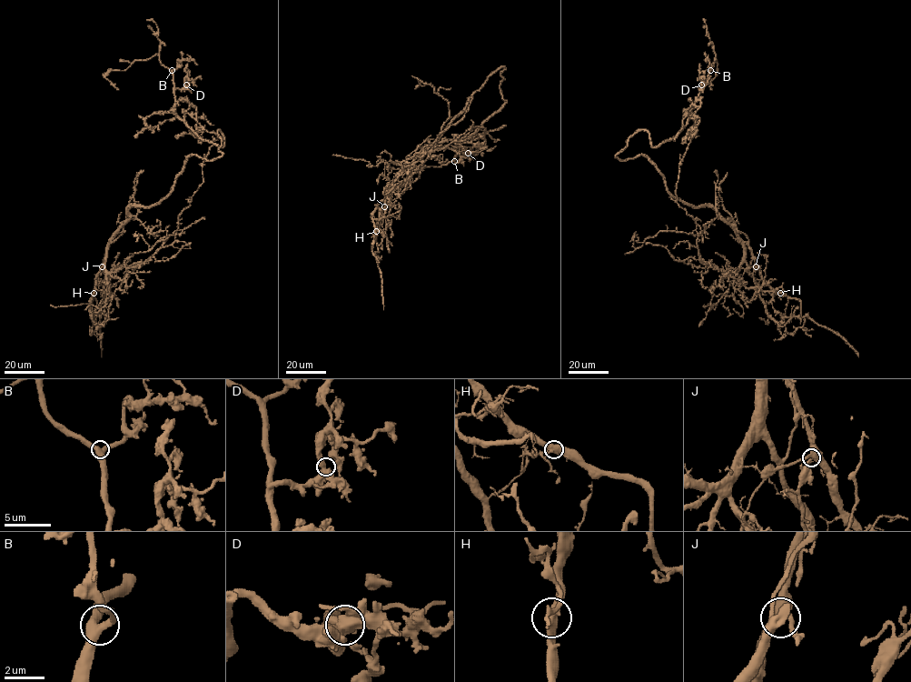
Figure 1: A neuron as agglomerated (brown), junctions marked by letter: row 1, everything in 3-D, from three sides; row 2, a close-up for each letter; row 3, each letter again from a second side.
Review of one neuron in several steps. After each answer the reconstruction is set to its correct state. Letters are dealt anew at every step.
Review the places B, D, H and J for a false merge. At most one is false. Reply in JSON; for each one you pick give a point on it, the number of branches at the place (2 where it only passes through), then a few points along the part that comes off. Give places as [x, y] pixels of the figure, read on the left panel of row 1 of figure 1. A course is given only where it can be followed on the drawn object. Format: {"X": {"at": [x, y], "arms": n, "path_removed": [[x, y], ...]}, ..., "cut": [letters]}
{"H": {"at": [94, 293], "arms": 3, "path_removed": [[94, 293], [105, 248], [123, 230], [129, 201], [135, 191], [137, 172]]}, "cut": ["H"]}

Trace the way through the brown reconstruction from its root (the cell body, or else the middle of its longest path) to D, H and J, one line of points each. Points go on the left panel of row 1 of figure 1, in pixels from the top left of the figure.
D: (172, 189), (187, 157), (222, 155), (219, 130), (224, 145), (204, 141), (175, 112), (173, 90), (186, 85)
H: (172, 189), (153, 205), (129, 209), (129, 217), (107, 246), (94, 293)
J: (172, 189), (153, 205), (129, 209), (129, 217), (109, 243), (102, 266)

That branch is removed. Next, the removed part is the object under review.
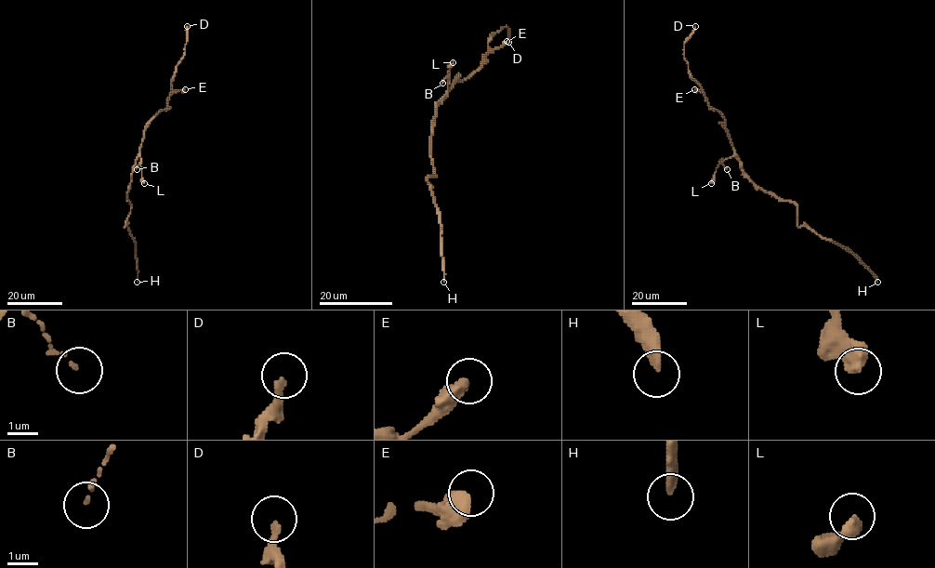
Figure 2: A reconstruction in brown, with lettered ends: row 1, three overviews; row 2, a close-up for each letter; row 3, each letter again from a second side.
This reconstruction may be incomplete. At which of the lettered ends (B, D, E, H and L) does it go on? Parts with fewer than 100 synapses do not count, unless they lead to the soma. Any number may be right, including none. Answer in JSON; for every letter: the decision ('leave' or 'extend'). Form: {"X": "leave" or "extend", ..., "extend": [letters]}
{"B": "leave", "D": "leave", "E": "leave", "H": "extend", "L": "leave", "extend": ["H"]}

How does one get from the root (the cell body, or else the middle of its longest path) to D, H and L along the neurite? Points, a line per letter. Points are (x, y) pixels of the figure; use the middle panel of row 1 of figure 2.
D: (435, 108), (455, 82), (468, 79), (480, 67), (488, 52), (488, 40), (493, 33), (506, 26), (508, 42)
H: (435, 108), (430, 136), (434, 176), (428, 177), (427, 182), (440, 217), (443, 282)
L: (435, 108), (447, 90), (448, 72), (453, 62)

